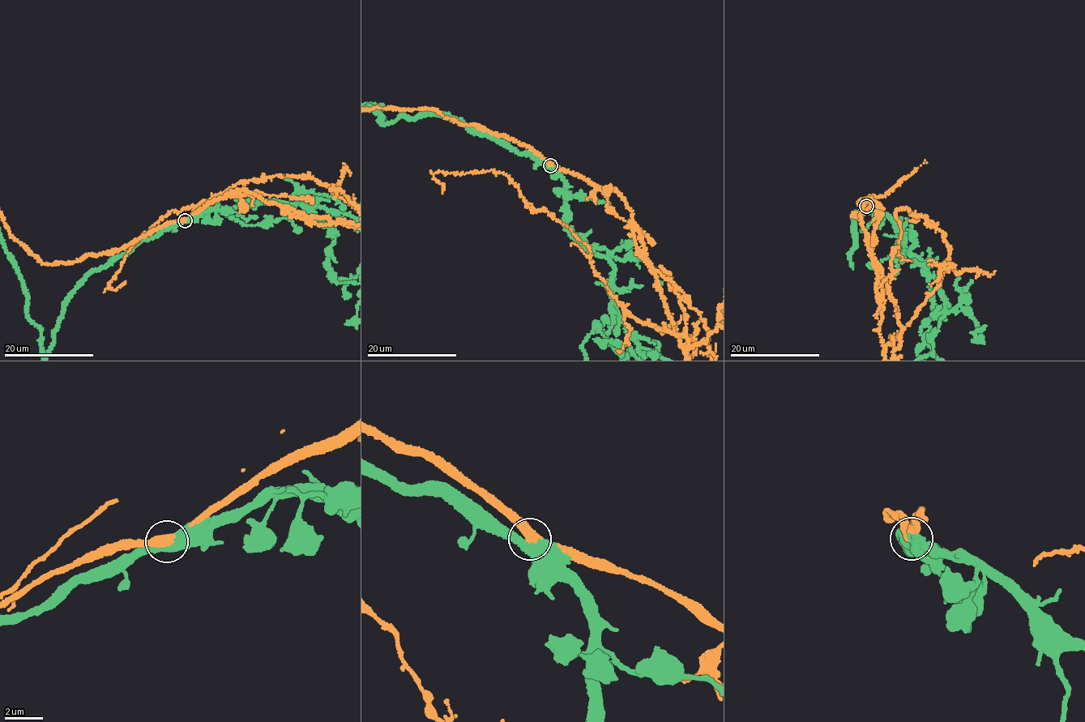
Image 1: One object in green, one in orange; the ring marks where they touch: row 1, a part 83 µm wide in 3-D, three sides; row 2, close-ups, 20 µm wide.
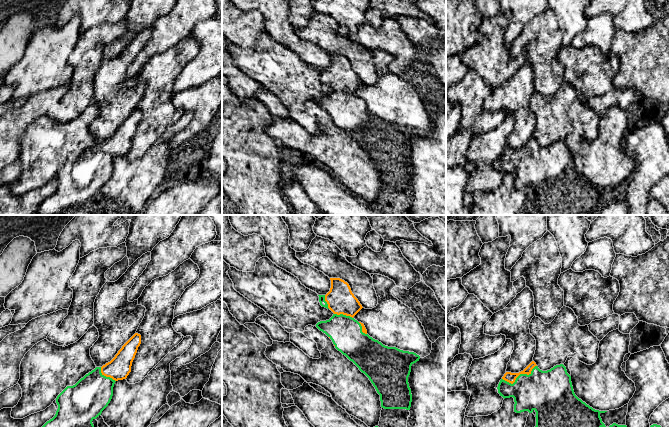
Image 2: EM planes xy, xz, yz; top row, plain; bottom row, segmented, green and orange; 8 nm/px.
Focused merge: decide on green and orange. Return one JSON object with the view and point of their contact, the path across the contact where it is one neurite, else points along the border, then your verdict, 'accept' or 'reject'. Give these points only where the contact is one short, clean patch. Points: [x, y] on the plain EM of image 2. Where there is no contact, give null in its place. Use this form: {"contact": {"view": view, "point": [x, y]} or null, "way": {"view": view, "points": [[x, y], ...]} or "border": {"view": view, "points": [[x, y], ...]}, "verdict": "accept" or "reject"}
{"contact": {"view": "yz", "point": [519, 151]}, "border": {"view": "yz", "points": [[536, 141], [528, 150], [520, 150], [512, 159], [502, 155]]}, "verdict": "reject"}

